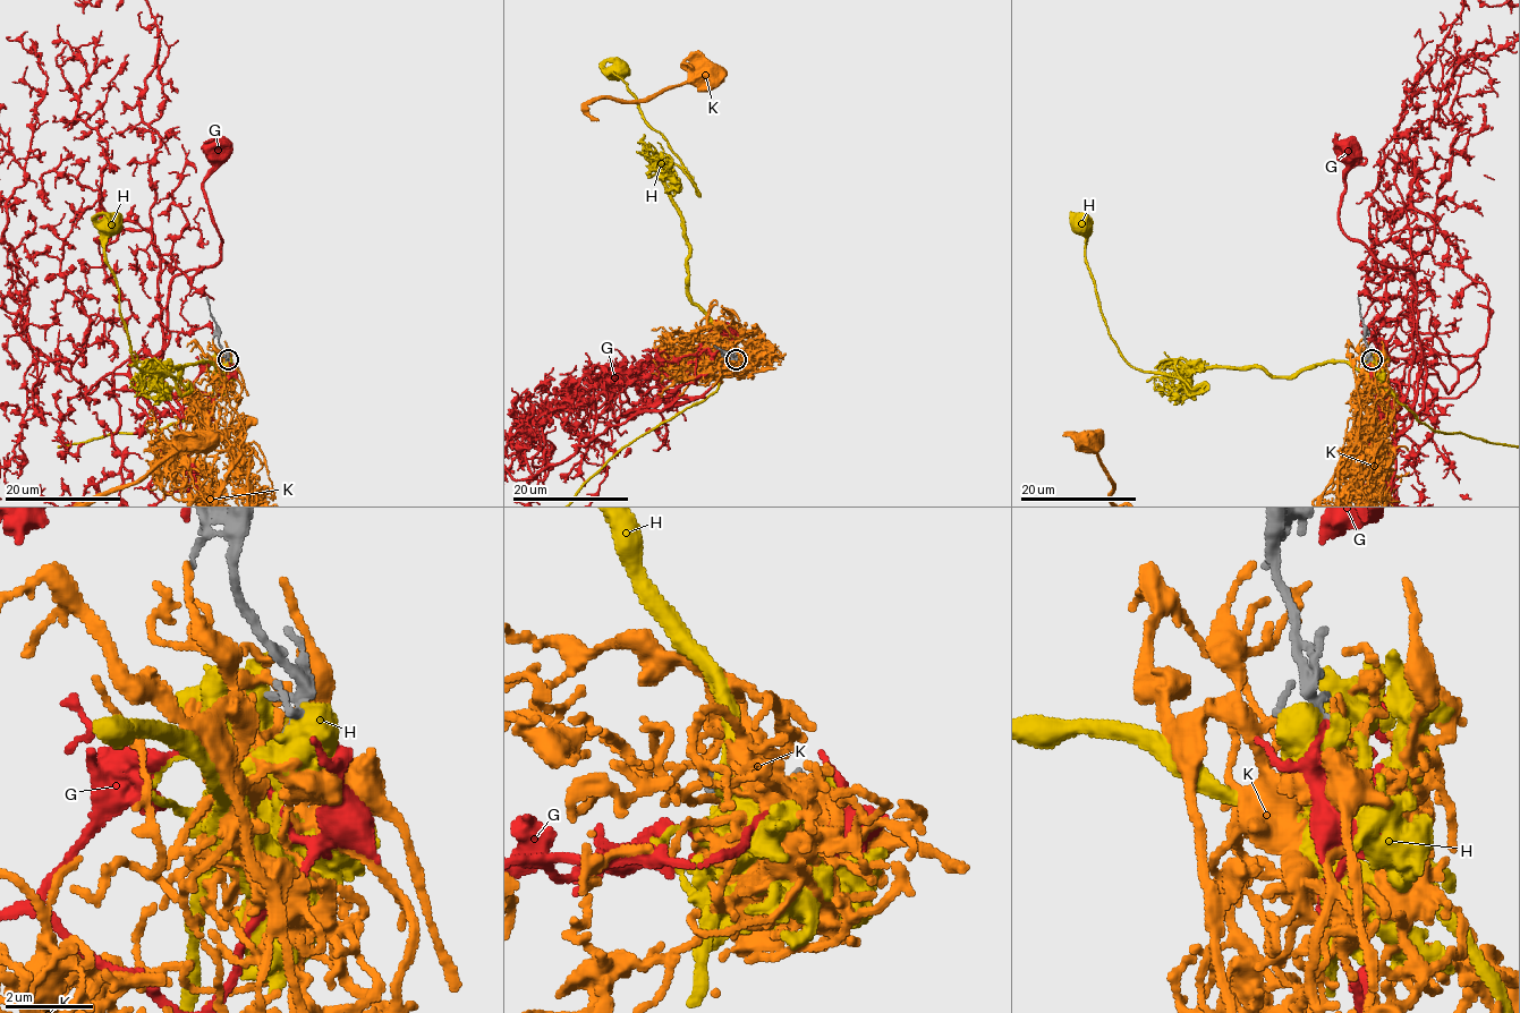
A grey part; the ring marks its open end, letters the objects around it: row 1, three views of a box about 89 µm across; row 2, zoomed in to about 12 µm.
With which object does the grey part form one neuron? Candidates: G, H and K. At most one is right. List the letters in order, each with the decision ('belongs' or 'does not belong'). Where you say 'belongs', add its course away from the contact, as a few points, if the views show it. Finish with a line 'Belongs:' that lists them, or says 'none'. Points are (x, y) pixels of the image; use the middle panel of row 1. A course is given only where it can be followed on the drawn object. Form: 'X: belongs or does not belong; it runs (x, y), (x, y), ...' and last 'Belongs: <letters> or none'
G: does not belong
H: does not belong
K: belongs
Belongs: K

